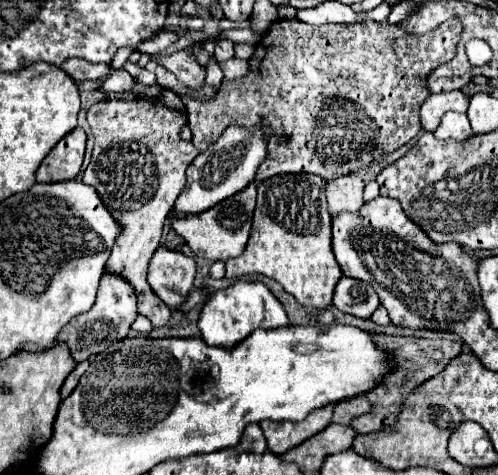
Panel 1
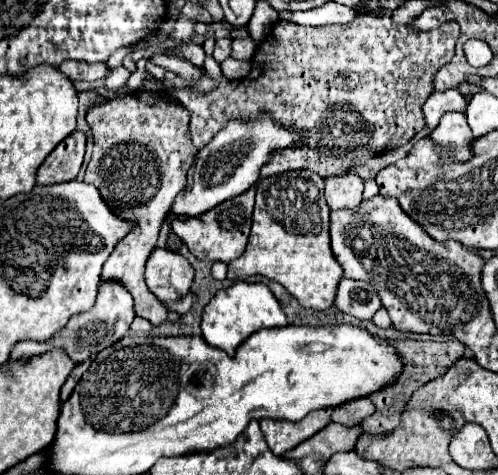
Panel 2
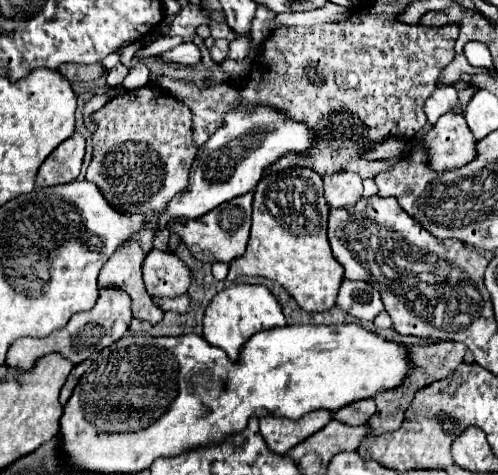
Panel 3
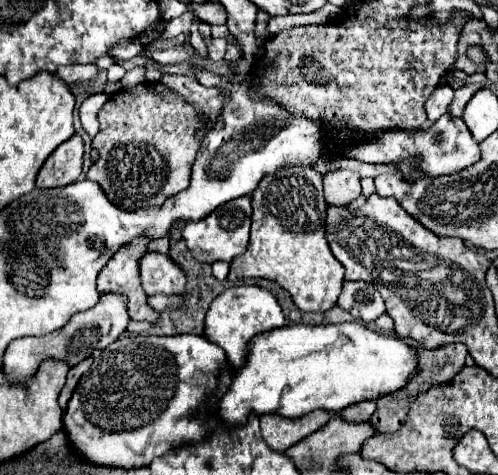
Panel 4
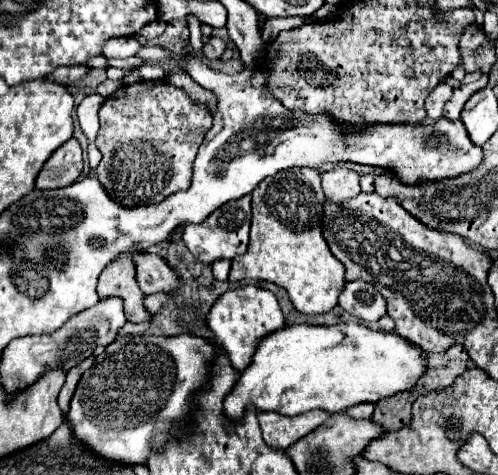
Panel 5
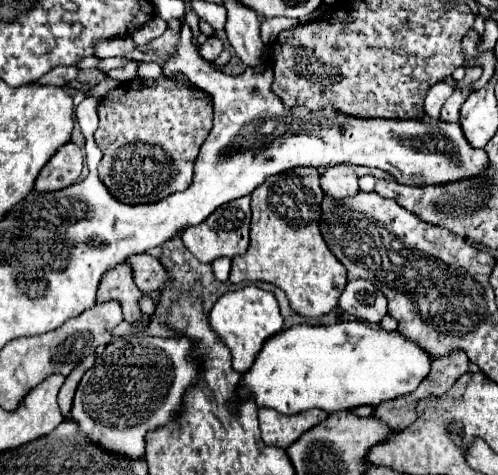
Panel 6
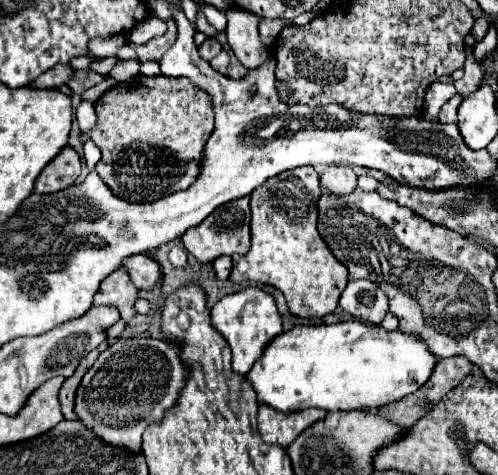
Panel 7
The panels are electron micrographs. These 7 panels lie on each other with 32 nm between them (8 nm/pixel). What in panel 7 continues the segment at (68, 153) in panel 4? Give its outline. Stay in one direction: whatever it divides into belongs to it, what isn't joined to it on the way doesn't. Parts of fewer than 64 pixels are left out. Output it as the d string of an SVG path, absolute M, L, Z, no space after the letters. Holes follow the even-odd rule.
M66 146L36 178L34 192L36 194L52 194L70 188L80 176L80 156L76 150Z

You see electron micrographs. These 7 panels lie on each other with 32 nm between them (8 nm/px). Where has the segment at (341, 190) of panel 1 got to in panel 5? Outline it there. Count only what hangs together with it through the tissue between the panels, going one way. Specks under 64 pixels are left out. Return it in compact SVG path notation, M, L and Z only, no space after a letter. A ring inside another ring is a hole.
M332 168L328 172L322 172L322 190L328 200L340 204L344 200L350 200L360 194L360 176L350 168Z

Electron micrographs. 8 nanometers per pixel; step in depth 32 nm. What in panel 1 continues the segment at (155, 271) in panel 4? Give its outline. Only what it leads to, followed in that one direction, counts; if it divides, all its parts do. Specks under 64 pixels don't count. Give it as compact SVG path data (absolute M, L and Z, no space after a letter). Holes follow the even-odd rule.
M158 248L148 264L148 284L156 296L176 310L192 290L196 264L182 252Z

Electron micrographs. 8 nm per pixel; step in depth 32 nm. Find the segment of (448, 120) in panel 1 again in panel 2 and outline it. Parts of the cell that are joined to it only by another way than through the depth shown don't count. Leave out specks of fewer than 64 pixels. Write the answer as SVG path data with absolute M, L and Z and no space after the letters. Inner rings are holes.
M446 112L428 136L440 148L440 164L464 162L472 156L470 144L474 136L462 112Z

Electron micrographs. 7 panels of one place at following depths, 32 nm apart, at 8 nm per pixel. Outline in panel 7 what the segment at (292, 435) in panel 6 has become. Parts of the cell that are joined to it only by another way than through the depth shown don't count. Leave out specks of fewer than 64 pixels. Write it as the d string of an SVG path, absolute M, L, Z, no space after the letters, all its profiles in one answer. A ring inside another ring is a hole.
M260 404L258 408L258 430L264 442L280 444L282 448L288 448L288 444L310 424L316 420L322 420L326 416L326 410L322 408L304 408L300 412L276 412L268 404Z

